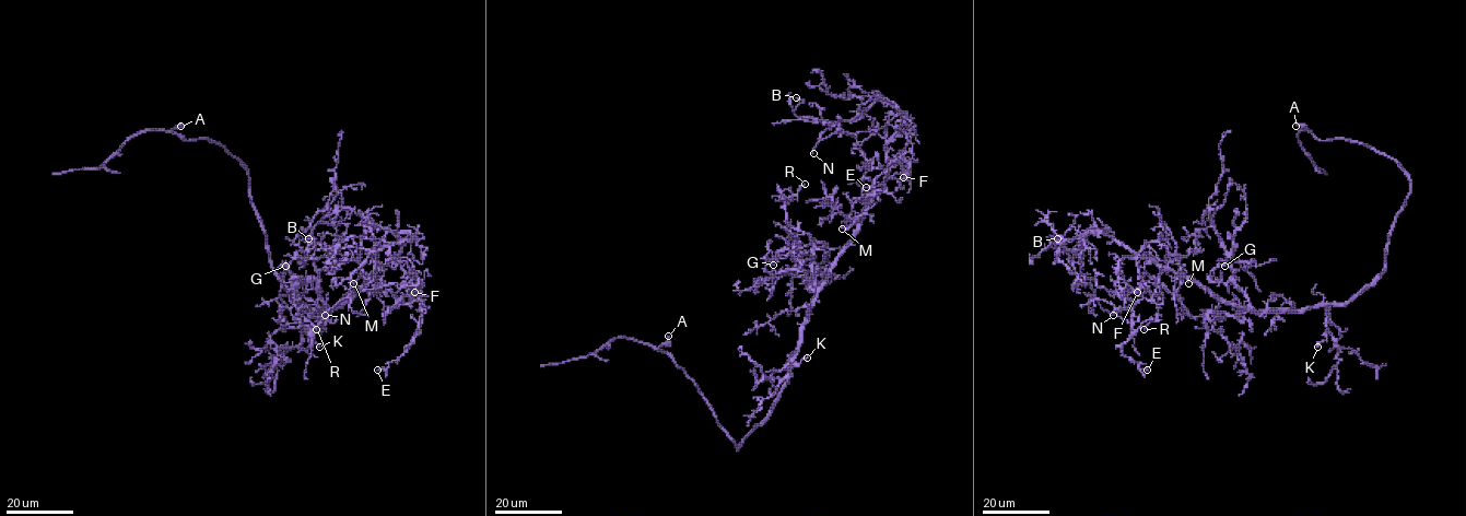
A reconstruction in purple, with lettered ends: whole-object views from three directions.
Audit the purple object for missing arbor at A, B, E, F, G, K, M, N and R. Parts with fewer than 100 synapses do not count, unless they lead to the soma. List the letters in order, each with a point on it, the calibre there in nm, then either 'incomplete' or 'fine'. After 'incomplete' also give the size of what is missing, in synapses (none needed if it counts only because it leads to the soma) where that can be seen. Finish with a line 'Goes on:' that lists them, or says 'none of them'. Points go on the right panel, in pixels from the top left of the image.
A: place (1296, 126); calibre 160 nm; fine
B: place (1057, 238); calibre 170 nm; fine
E: place (1147, 370); calibre 170 nm; fine
F: place (1137, 292); calibre 160 nm; fine
G: place (1224, 266); calibre 300 nm; fine
K: place (1317, 347); calibre 240 nm; fine
M: place (1188, 283); calibre 170 nm; fine
N: place (1113, 315); calibre 130 nm; fine
R: place (1144, 329); calibre 180 nm; fine
Goes on: none of them

